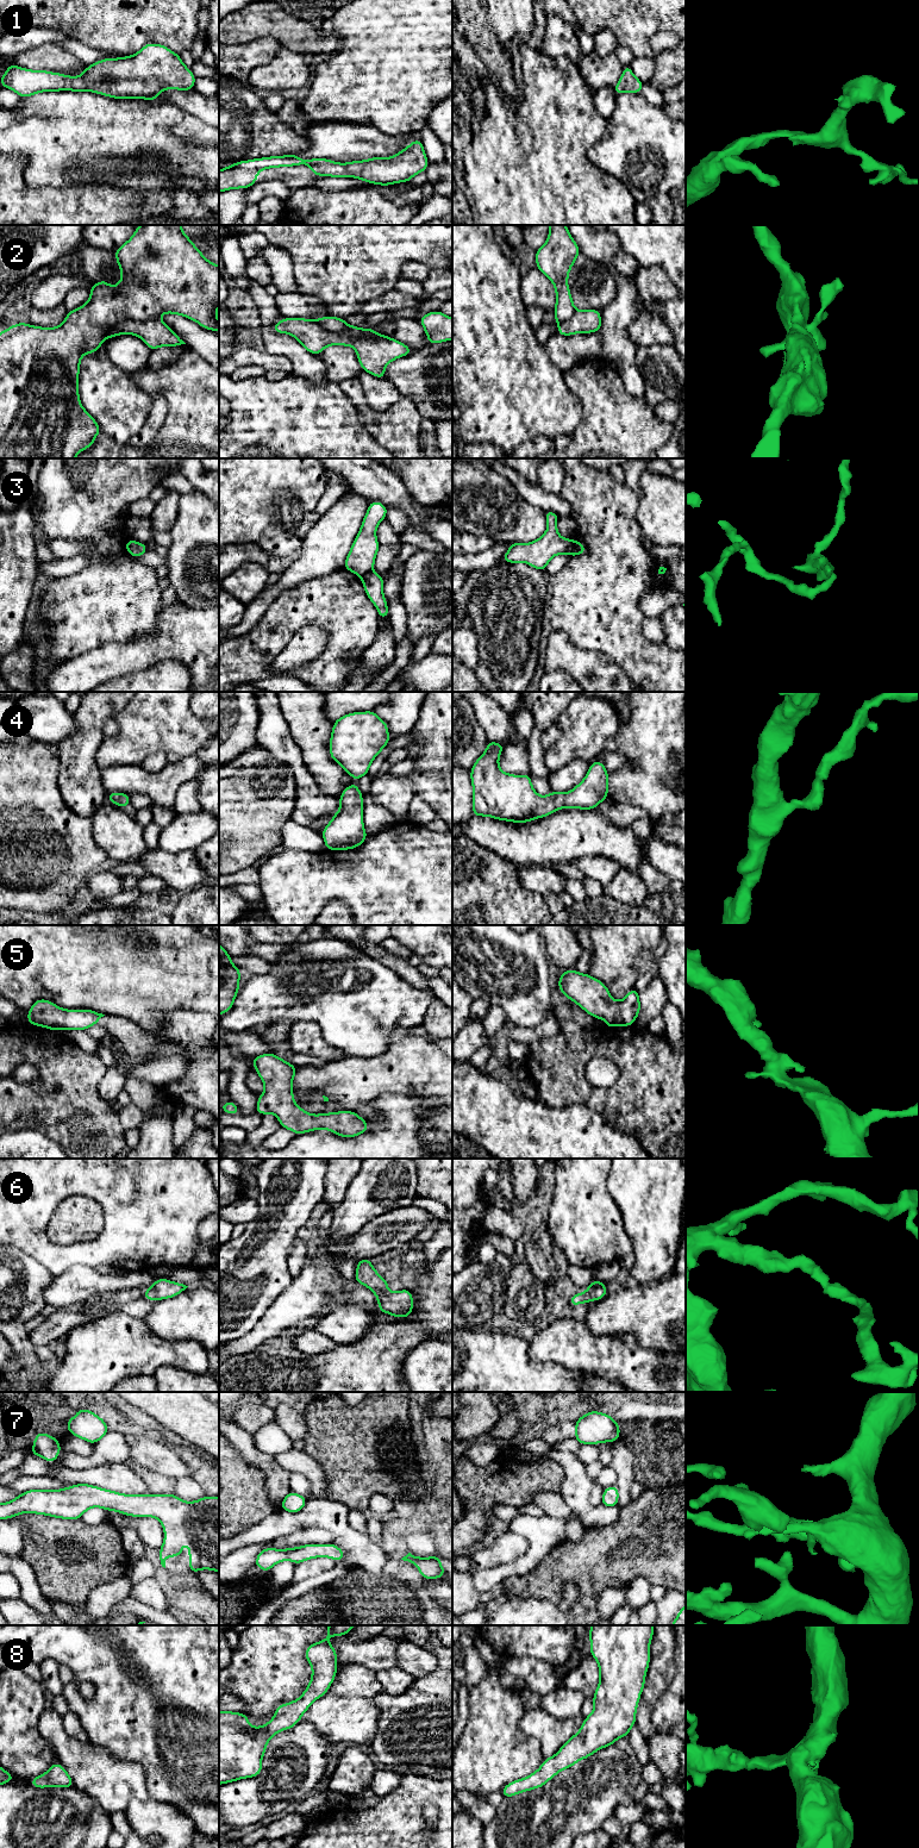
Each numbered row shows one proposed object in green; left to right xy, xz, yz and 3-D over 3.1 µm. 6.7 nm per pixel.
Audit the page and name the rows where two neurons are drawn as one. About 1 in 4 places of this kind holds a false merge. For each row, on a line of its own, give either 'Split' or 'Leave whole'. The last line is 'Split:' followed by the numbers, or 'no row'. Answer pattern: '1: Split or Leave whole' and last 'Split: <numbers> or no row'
1: Leave whole
2: Split
3: Split
4: Leave whole
5: Leave whole
6: Leave whole
7: Leave whole
8: Leave whole
Split: 2, 3

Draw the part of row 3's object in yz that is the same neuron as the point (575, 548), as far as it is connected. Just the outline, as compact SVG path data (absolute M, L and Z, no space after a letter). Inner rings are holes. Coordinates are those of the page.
M570 539L570 544L569 544L569 548L568 548L568 551L567 551L567 554L569 556L582 555L586 551L587 551L587 549L581 542L575 541L575 539Z

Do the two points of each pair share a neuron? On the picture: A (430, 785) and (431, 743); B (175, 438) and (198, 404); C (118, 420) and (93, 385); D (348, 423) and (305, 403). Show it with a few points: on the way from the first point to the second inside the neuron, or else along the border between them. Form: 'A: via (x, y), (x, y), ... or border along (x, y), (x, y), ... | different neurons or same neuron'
A: via (431, 774), (431, 754) | same neuron
B: via (183, 430), (198, 416), (198, 412) | same neuron
C: via (118, 411), (102, 393) | same neuron
D: via (337, 423), (325, 423), (316, 413) | same neuron

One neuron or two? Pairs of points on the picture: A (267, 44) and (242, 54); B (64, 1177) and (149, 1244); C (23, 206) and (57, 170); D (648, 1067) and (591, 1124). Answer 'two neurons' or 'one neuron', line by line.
A: one neuron
B: one neuron
C: two neurons
D: two neurons

